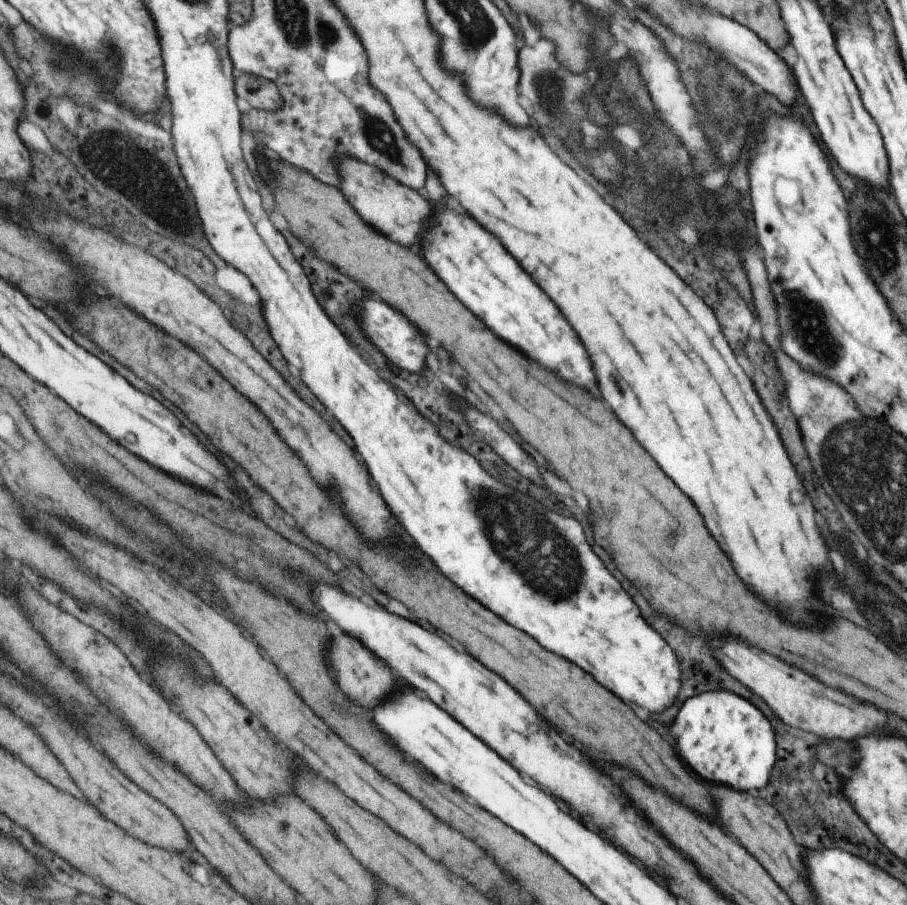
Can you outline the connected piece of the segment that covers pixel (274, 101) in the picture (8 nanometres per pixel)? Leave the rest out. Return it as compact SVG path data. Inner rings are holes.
M241 72L237 78L237 94L255 108L277 110L284 105L277 84L253 72Z

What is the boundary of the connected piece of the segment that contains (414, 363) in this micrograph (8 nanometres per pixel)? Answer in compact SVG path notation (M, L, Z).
M363 300L359 306L361 306L361 310L359 310L359 324L361 324L363 332L367 334L367 338L375 344L375 348L381 350L395 366L399 366L399 368L403 368L407 372L413 372L413 374L421 372L425 356L429 354L429 346L423 340L423 336L411 326L411 322L403 314L391 310L383 302Z

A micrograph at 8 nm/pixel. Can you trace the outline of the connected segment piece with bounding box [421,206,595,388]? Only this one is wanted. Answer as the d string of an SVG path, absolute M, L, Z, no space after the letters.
M433 206L431 212L431 232L423 235L421 244L423 256L427 256L427 264L431 264L431 268L443 276L443 280L447 280L447 288L451 288L451 292L455 292L455 296L459 296L459 300L463 300L463 304L467 304L467 308L471 308L471 312L475 312L475 316L479 316L479 320L491 328L491 332L503 336L507 344L515 344L519 352L541 362L561 380L587 388L595 380L587 352L561 312L503 250L499 240L467 214Z

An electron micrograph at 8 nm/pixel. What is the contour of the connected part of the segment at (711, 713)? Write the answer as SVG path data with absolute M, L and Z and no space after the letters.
M723 690L703 692L699 696L693 696L681 704L669 728L669 734L675 738L674 750L679 762L683 764L683 760L687 760L686 770L689 771L691 768L693 776L701 778L705 784L729 786L745 792L751 788L761 790L767 786L767 776L775 764L775 740L765 716L747 700Z

